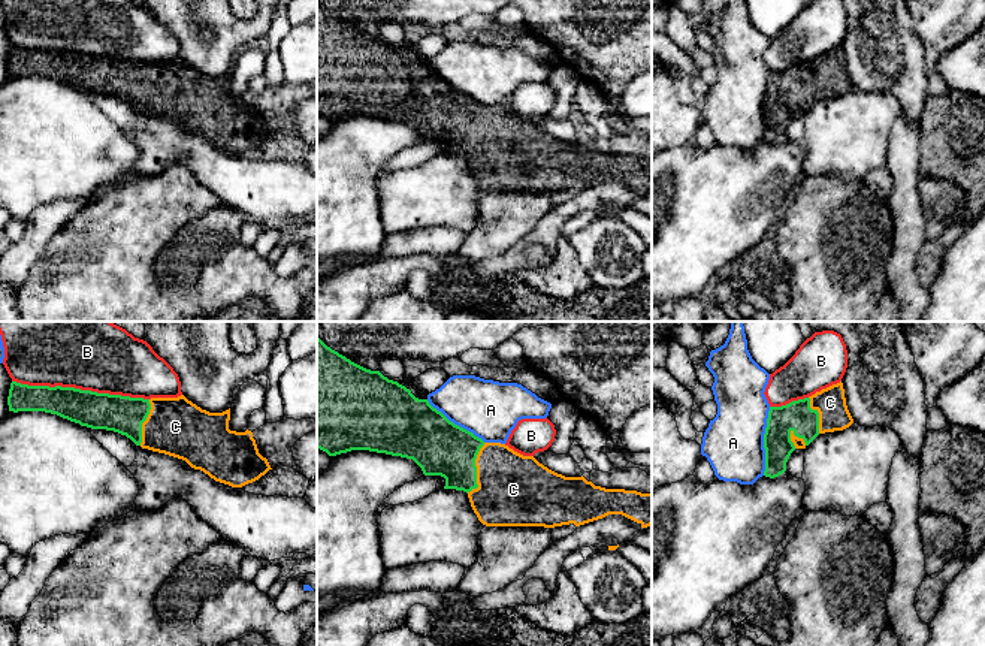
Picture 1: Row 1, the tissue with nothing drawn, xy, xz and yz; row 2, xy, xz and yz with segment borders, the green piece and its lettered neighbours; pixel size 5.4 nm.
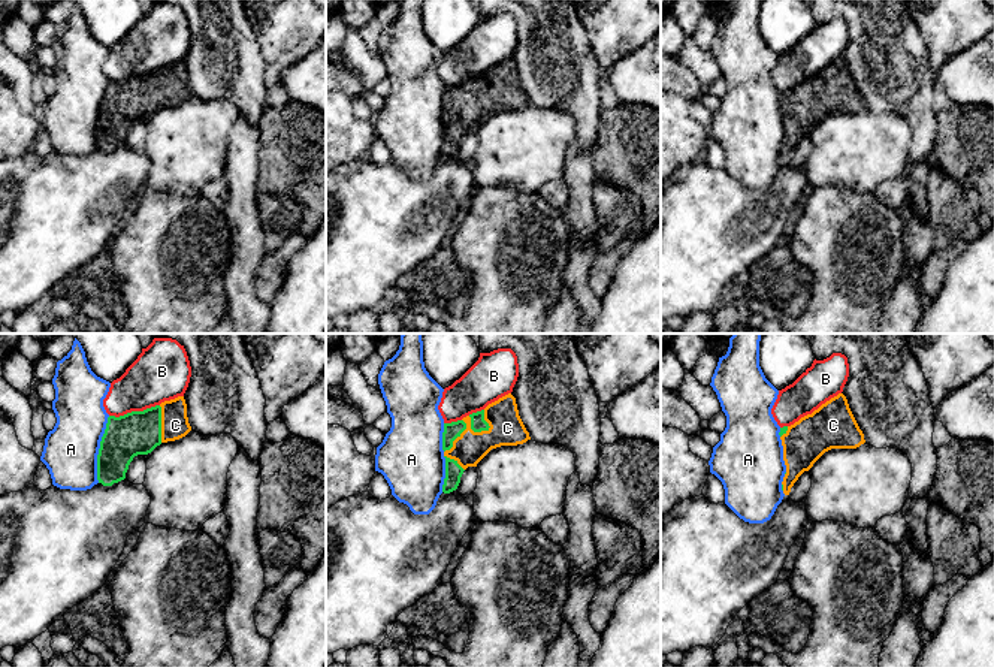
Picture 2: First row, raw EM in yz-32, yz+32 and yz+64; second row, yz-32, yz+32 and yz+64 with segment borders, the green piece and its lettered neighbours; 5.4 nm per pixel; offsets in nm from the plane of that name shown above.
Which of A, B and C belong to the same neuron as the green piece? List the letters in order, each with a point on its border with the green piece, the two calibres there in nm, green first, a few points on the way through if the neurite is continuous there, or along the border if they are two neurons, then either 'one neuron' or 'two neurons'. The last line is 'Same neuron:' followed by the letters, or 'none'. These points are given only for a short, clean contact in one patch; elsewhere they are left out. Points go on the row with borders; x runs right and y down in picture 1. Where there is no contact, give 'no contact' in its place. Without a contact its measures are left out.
A: yz (764, 441) | 170/320 nm | two neurons
B: xy (79, 389) | 200/460 nm | two neurons
C: xz (476, 470) | 300/380 nm | one neuron
Same neuron: C

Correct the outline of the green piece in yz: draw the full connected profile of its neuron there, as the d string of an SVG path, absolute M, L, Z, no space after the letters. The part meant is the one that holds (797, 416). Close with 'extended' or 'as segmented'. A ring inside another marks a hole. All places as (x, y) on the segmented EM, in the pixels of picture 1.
M842 381L809 398L770 407L764 434L764 476L779 477L795 449L806 449L819 434L843 431L852 423Z; extended

